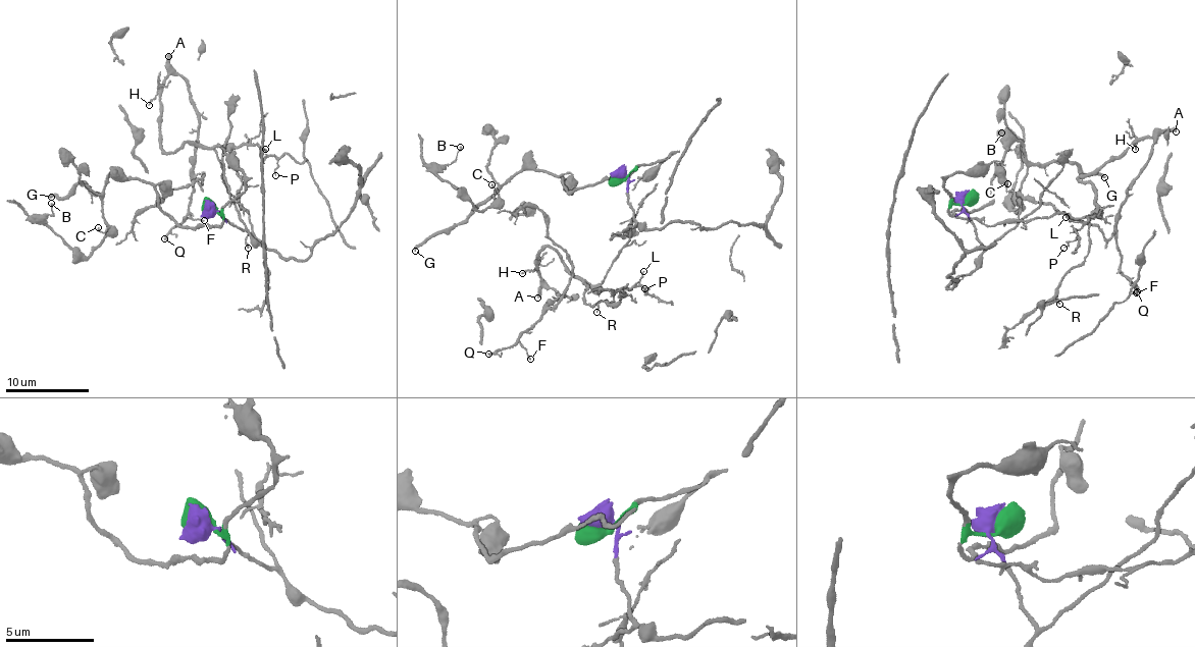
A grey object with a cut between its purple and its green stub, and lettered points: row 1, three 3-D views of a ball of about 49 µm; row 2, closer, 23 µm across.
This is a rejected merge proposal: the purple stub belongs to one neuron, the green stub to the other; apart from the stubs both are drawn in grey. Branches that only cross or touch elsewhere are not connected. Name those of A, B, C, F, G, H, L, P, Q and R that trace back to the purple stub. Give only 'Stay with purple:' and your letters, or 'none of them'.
Stay with purple: A, F, H, L, P, Q, R

